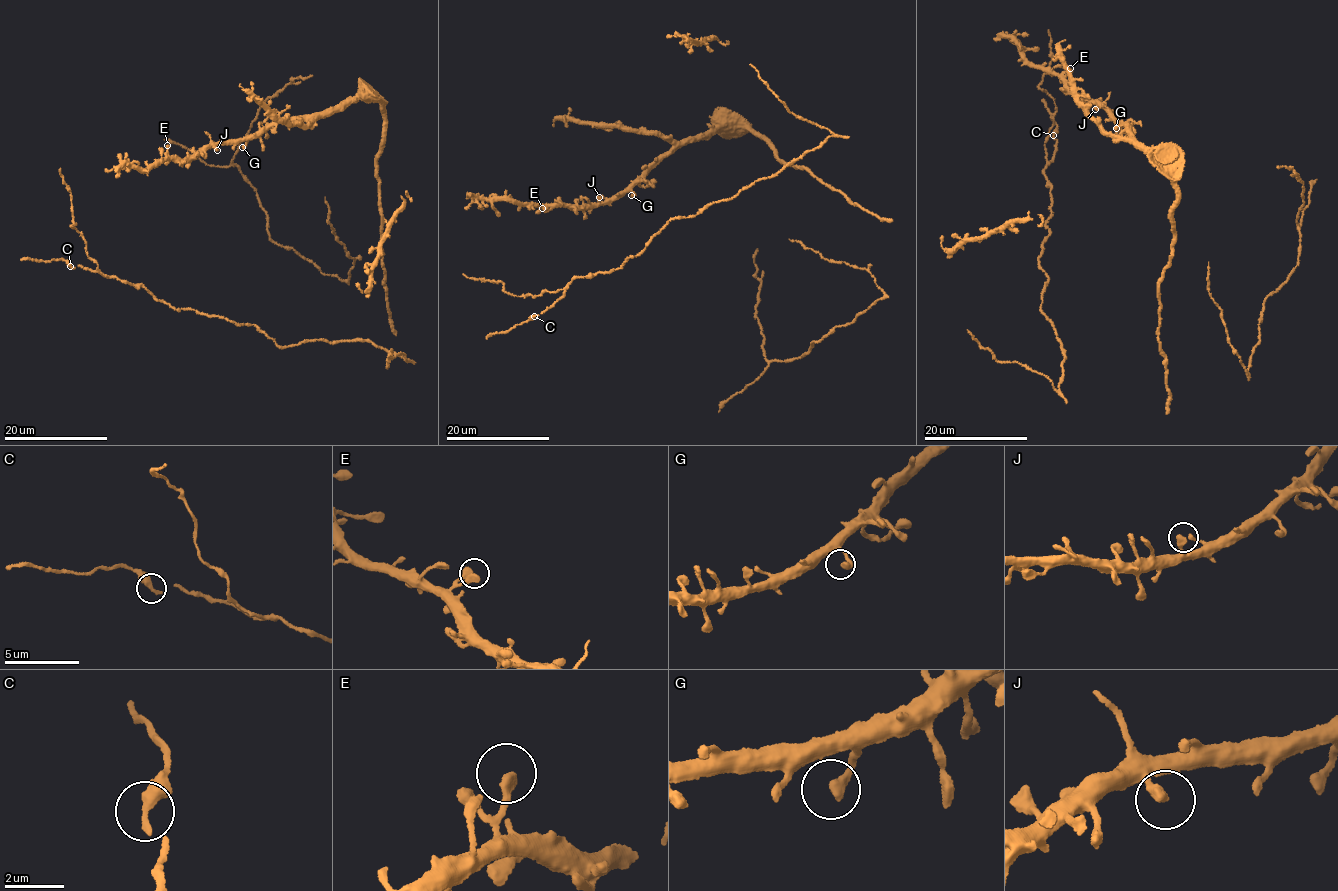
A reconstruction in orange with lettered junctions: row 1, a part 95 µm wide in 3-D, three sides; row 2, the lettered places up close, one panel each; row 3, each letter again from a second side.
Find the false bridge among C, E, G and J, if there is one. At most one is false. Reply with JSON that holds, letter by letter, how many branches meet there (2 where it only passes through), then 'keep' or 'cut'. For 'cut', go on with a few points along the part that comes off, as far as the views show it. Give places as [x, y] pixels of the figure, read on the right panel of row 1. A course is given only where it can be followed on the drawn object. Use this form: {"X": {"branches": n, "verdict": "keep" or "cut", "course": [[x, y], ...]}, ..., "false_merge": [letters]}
{"C": {"branches": 1, "verdict": "keep"}, "E": {"branches": 1, "verdict": "keep"}, "G": {"branches": 1, "verdict": "keep"}, "J": {"branches": 1, "verdict": "keep"}, "false_merge": []}

